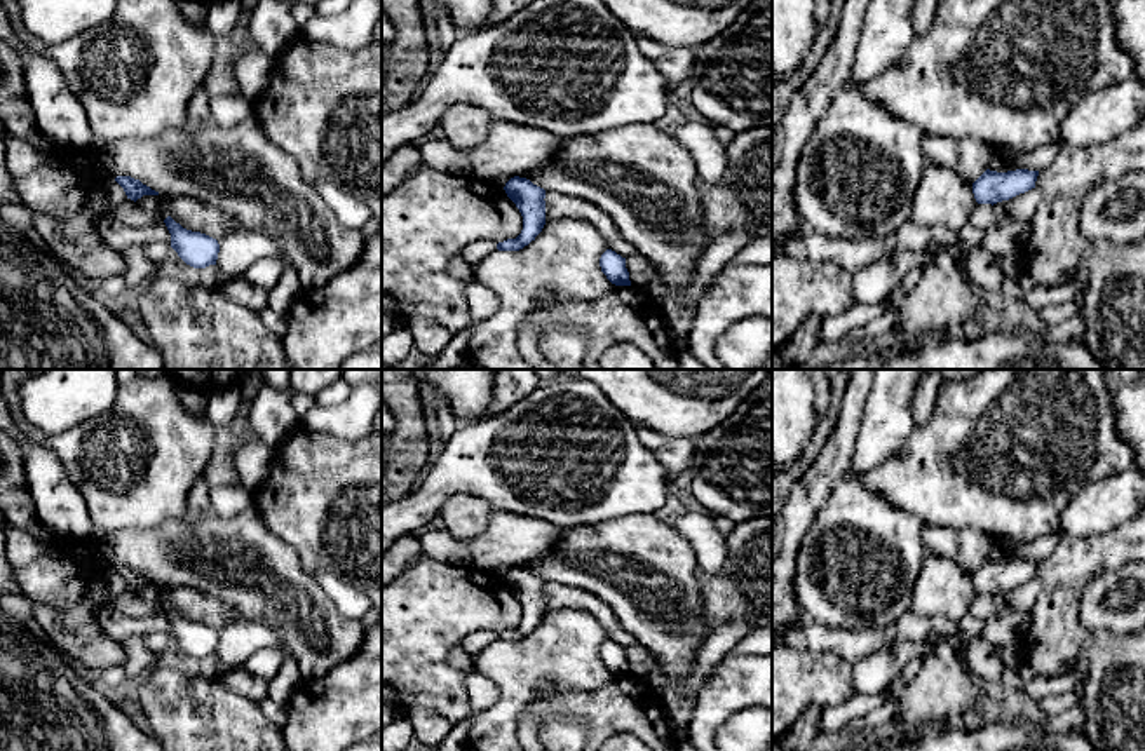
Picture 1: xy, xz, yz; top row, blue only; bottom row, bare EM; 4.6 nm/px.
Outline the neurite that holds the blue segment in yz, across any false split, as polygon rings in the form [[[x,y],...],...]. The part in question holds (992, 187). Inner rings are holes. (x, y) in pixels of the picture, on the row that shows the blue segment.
[[[924,136],[929,164],[950,169],[972,186],[978,204],[997,204],[1035,188],[1039,171],[990,171],[992,148],[976,138]]]

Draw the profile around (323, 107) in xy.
[[[301,33],[274,61],[268,87],[254,101],[254,117],[265,136],[300,167],[314,185],[328,181],[362,200],[371,218],[382,221],[382,45],[371,42],[356,51],[312,42]]]

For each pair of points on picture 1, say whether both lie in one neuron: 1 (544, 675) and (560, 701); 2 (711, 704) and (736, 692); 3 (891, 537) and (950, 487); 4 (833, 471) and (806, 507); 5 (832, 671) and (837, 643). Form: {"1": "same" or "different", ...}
{"1": "different", "2": "same", "3": "different", "4": "same", "5": "different"}

